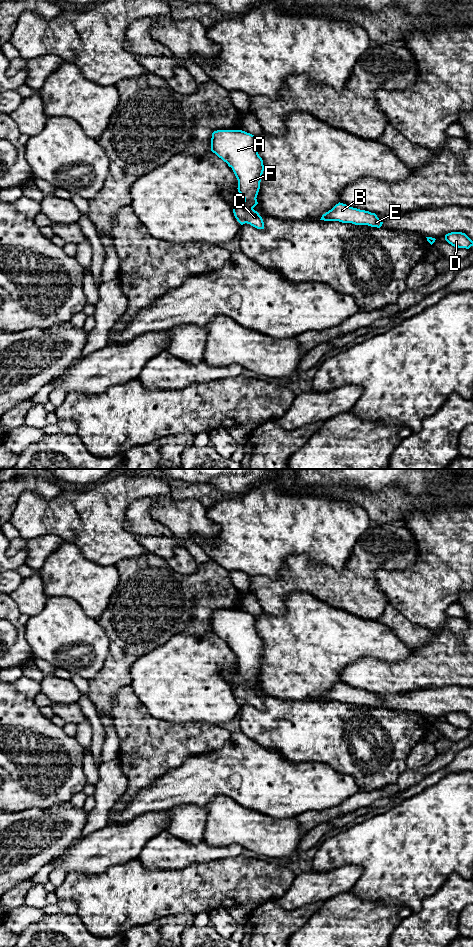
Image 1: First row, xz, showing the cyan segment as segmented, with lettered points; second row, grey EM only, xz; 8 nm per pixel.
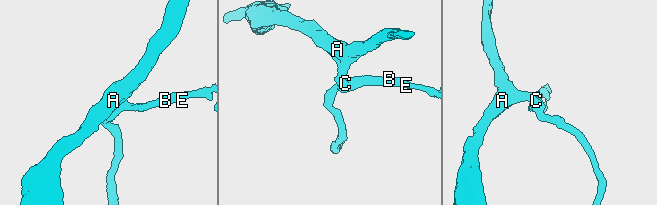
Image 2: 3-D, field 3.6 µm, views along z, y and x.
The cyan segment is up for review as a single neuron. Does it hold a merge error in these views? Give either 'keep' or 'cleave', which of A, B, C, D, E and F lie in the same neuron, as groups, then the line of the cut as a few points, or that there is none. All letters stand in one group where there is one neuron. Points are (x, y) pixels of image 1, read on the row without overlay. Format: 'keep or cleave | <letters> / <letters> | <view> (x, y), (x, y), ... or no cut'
keep | A B C D E F | no cut

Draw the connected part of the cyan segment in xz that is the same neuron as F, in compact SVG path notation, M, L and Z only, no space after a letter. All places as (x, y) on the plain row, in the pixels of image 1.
M217 610L212 613L211 631L232 648L238 660L238 672L244 681L233 686L237 701L264 709L262 697L253 688L264 651L263 640L256 628L256 616L242 610Z

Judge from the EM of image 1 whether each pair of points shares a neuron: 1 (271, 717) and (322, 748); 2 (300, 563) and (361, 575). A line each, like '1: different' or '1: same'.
1: same
2: same

